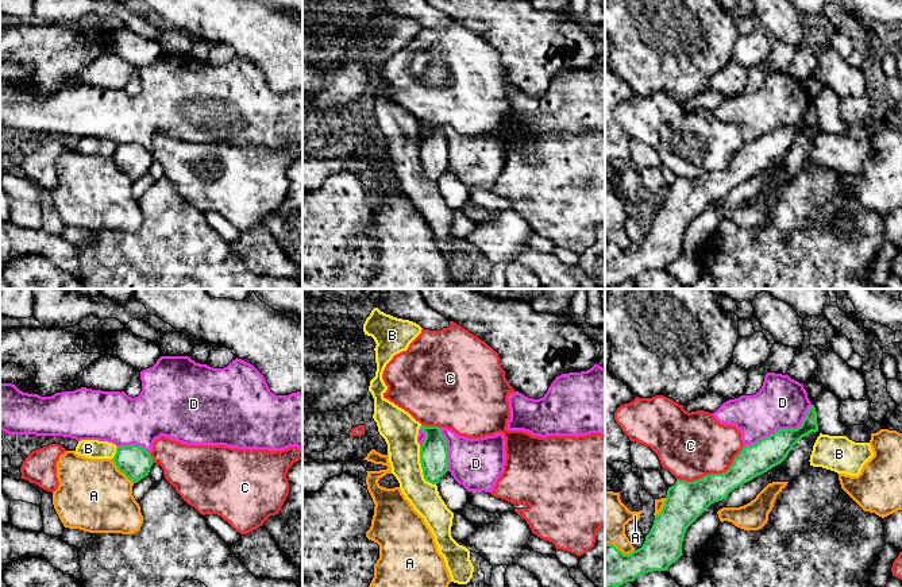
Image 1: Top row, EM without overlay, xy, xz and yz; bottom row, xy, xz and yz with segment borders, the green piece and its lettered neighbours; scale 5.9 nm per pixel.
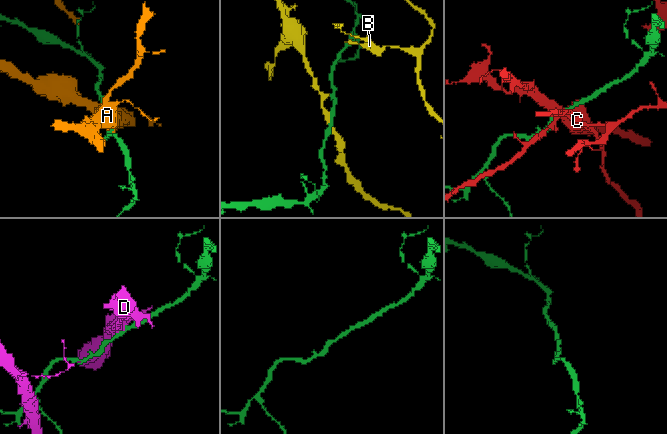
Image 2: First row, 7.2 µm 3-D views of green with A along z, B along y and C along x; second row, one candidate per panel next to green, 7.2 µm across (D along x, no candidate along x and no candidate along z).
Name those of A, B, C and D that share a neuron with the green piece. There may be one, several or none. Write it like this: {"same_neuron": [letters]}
{"same_neuron": []}

